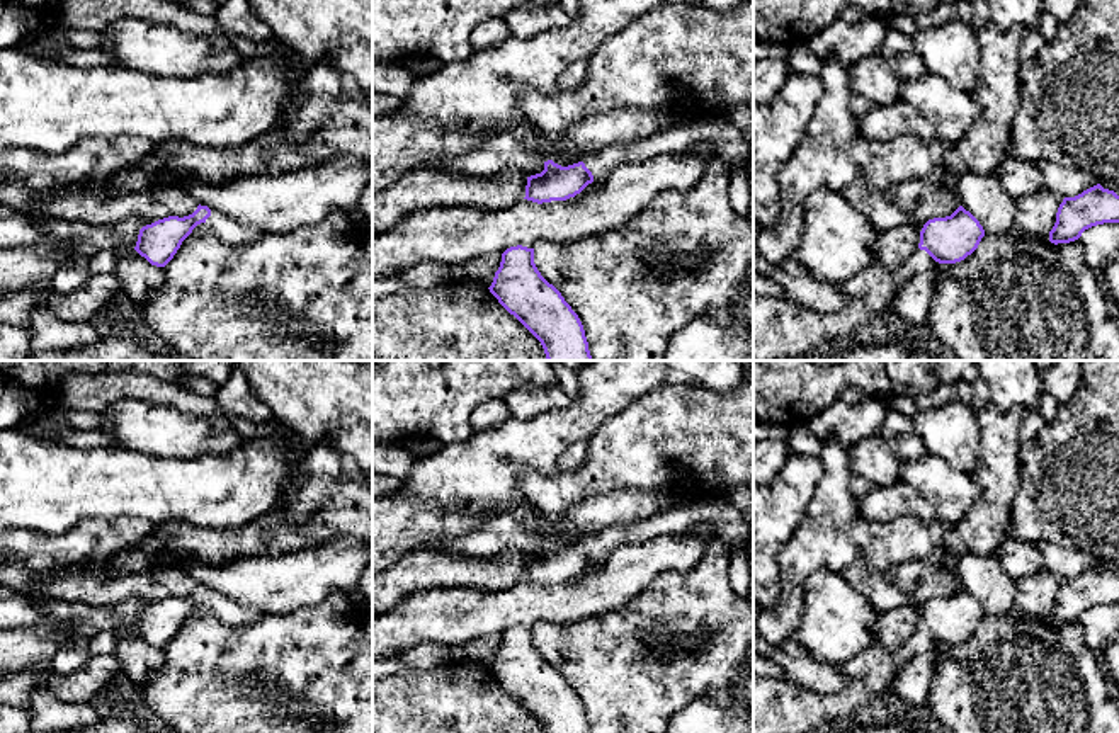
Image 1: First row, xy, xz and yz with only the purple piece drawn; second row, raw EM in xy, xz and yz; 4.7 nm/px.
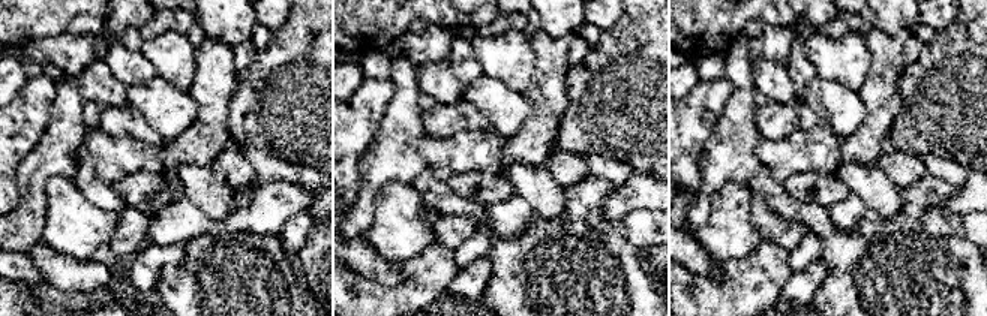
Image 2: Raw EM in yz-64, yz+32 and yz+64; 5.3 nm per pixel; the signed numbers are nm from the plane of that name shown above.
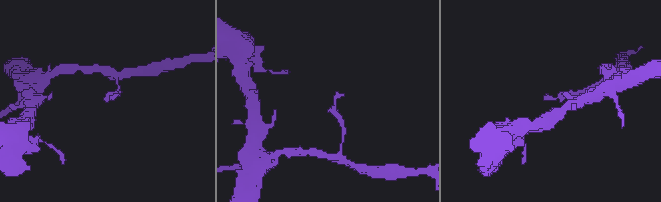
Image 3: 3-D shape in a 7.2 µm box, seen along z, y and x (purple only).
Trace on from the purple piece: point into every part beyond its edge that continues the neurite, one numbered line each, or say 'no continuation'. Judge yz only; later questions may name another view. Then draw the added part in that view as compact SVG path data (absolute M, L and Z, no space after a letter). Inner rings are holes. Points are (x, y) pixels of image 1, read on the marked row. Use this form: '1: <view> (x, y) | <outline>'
1: yz (920, 261) | M917 248L913 255L893 274L895 286L900 289L915 276L925 270L935 270L935 262L925 250Z

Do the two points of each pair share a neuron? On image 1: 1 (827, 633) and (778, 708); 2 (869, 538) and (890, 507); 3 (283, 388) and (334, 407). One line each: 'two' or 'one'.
1: two
2: two
3: one

